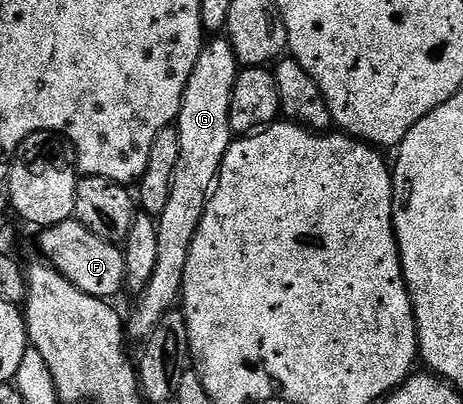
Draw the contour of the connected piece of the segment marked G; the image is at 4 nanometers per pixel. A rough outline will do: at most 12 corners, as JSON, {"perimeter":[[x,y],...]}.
{"perimeter":[[234,47],[198,55],[175,122],[182,151],[157,220],[158,263],[126,317],[147,339],[186,259],[234,140]]}

